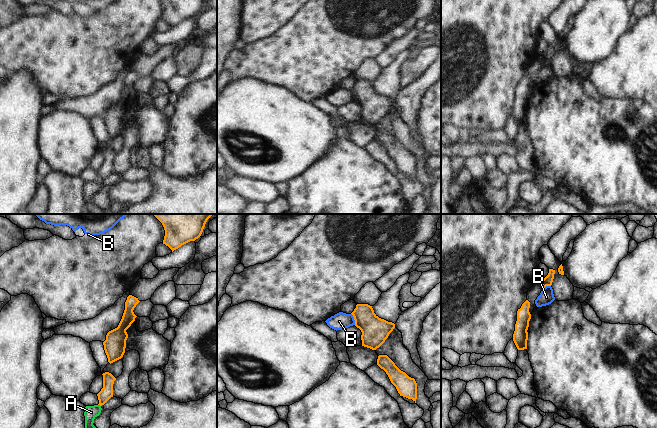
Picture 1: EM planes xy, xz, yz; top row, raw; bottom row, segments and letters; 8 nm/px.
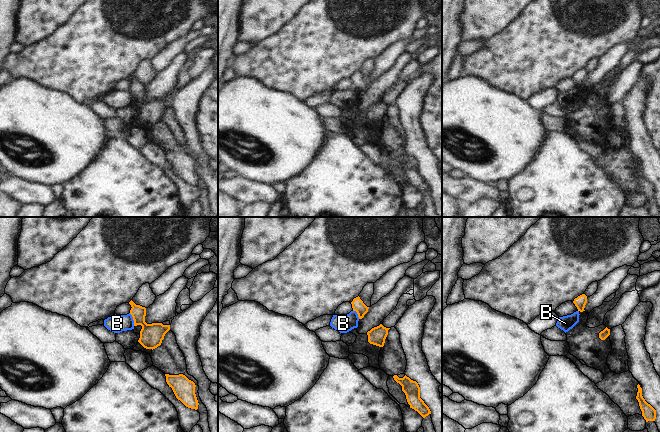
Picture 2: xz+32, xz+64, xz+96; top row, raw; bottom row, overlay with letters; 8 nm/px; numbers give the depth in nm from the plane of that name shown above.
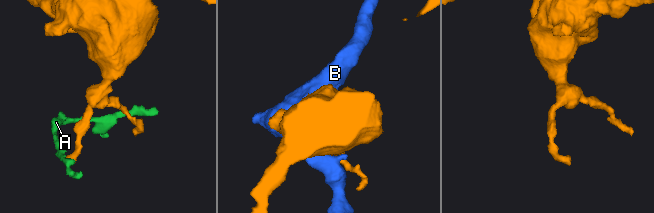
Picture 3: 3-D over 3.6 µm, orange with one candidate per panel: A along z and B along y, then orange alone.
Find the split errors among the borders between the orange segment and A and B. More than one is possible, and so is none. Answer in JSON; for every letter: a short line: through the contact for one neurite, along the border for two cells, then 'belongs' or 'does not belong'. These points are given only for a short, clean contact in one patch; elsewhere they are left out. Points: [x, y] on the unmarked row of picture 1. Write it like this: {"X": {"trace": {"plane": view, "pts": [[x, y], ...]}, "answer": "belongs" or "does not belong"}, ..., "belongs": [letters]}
{"A": {"trace": {"plane": "xy", "pts": [[98, 180], [100, 182]]}, "answer": "does not belong"}, "B": {"answer": "does not belong"}, "belongs": []}

